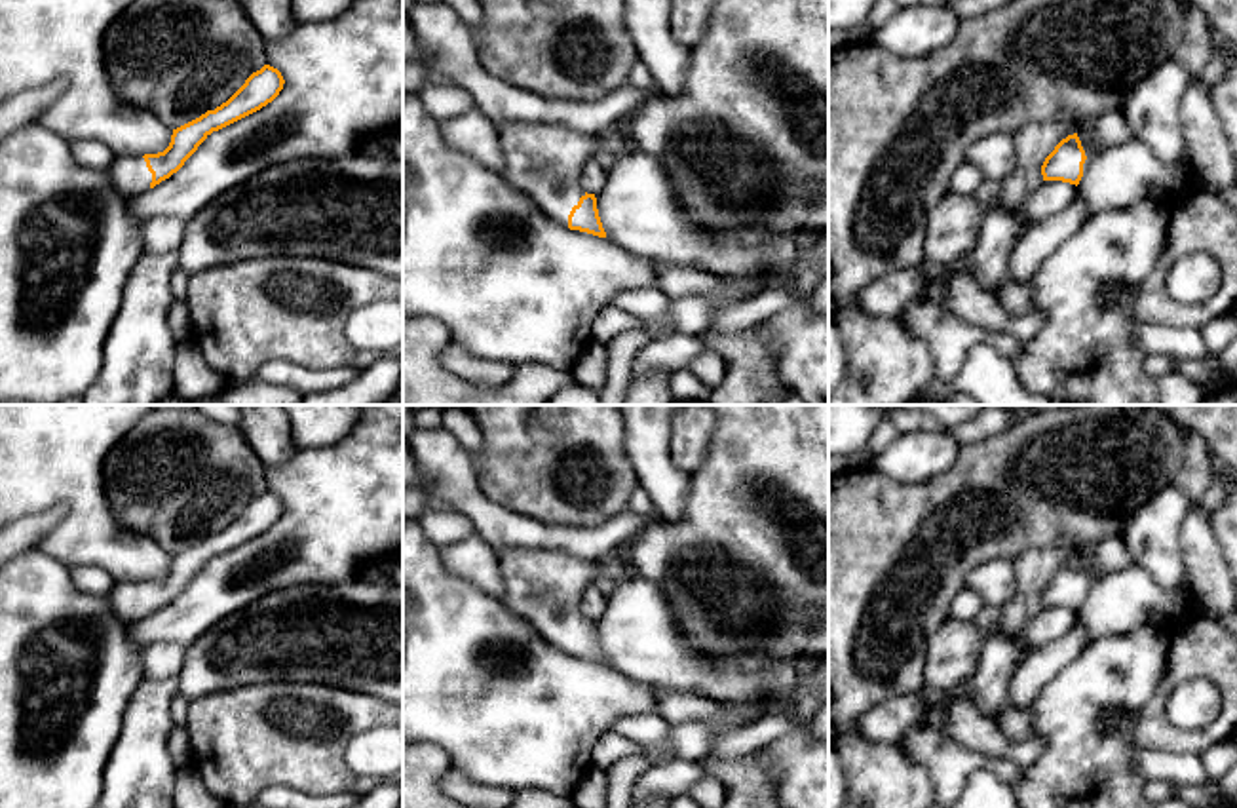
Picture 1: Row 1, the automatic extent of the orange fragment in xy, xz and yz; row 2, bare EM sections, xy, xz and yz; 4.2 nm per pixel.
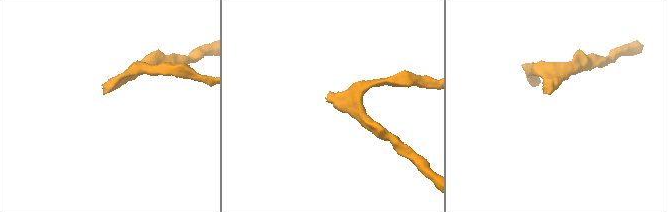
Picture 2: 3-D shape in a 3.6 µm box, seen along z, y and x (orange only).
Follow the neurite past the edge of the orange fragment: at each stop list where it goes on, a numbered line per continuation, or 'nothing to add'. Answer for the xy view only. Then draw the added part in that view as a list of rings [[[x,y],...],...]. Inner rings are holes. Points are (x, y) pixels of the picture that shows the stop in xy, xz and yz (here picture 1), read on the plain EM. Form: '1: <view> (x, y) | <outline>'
1: xy (130, 601) | [[[116,582],[106,599],[112,612],[127,624],[146,618],[152,608],[152,599],[143,582]]]

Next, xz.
1: xz (544, 586) | [[[509,548],[496,557],[505,606],[568,652],[572,633],[585,622],[580,599],[597,584],[599,561],[555,548]]]

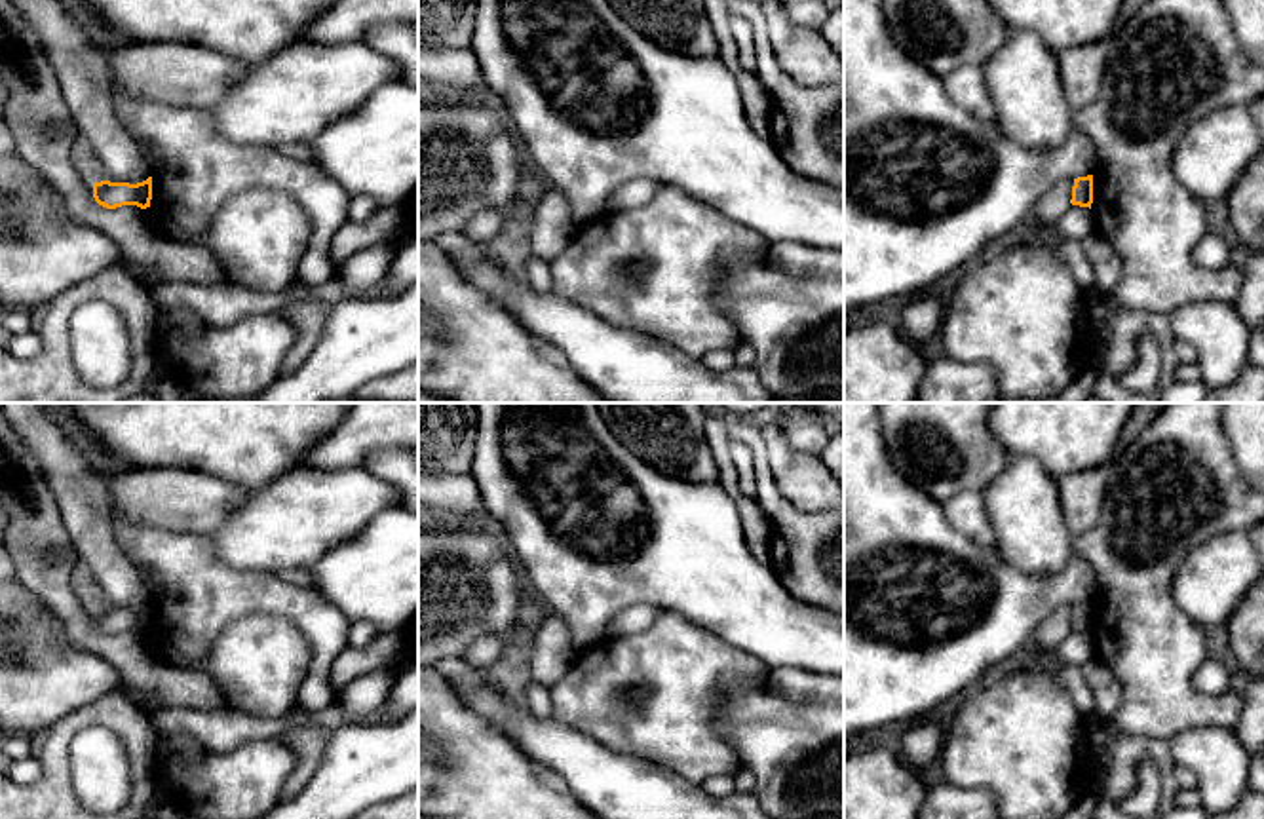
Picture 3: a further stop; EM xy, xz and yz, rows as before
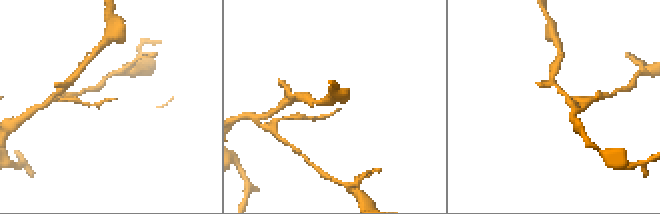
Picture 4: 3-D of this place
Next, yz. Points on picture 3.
nothing to add

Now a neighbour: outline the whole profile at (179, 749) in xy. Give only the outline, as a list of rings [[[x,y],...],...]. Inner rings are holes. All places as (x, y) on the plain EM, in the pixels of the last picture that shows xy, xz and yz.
[[[179,733],[160,737],[156,758],[158,764],[188,766],[198,762],[205,752],[207,749],[198,739]]]

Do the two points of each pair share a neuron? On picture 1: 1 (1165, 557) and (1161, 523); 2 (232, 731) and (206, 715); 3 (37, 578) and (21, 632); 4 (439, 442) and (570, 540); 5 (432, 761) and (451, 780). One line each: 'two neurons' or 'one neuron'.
1: one neuron
2: one neuron
3: one neuron
4: one neuron
5: two neurons

